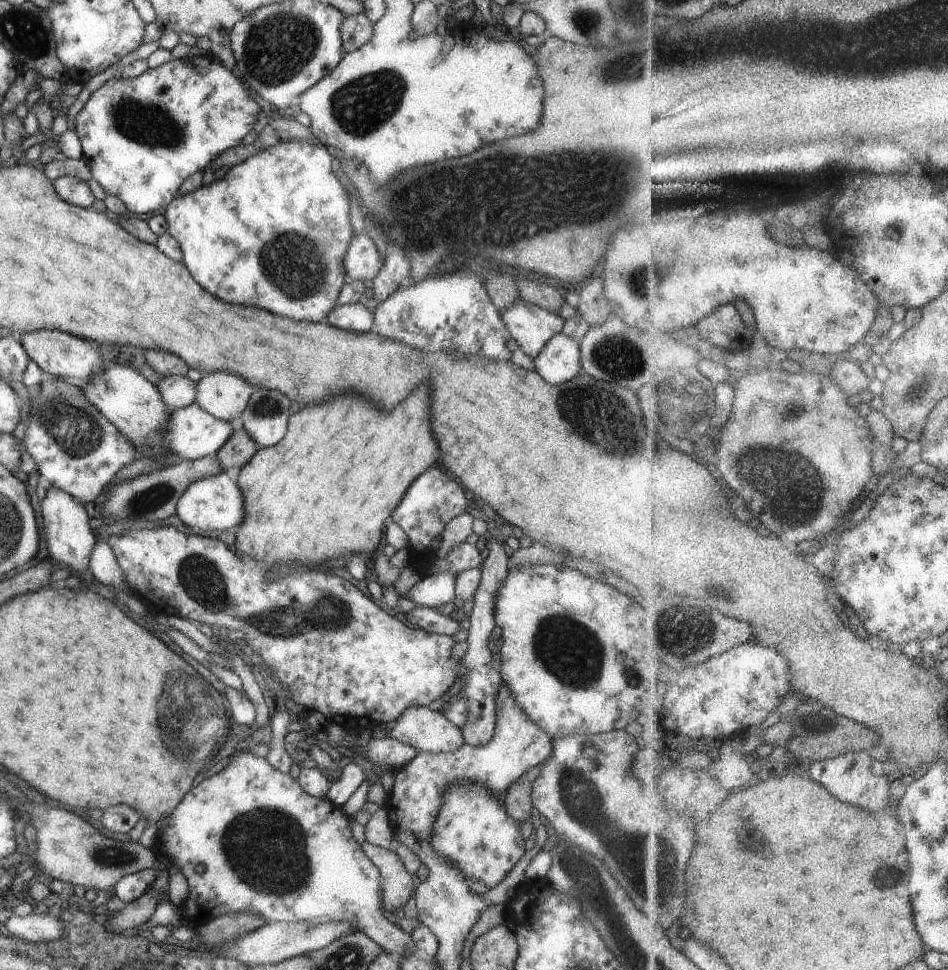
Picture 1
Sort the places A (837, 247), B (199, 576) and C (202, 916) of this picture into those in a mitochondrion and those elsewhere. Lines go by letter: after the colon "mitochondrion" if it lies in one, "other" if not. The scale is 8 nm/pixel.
A: other
B: mitochondrion
C: other

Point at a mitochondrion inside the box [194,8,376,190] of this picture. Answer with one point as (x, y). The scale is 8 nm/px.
(275, 48)

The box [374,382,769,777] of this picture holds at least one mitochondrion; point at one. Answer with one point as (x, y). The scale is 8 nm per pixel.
(568, 650)

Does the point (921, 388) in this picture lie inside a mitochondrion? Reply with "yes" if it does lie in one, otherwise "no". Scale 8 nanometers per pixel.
yes

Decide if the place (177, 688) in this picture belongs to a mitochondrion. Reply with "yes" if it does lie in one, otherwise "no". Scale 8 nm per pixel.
yes

